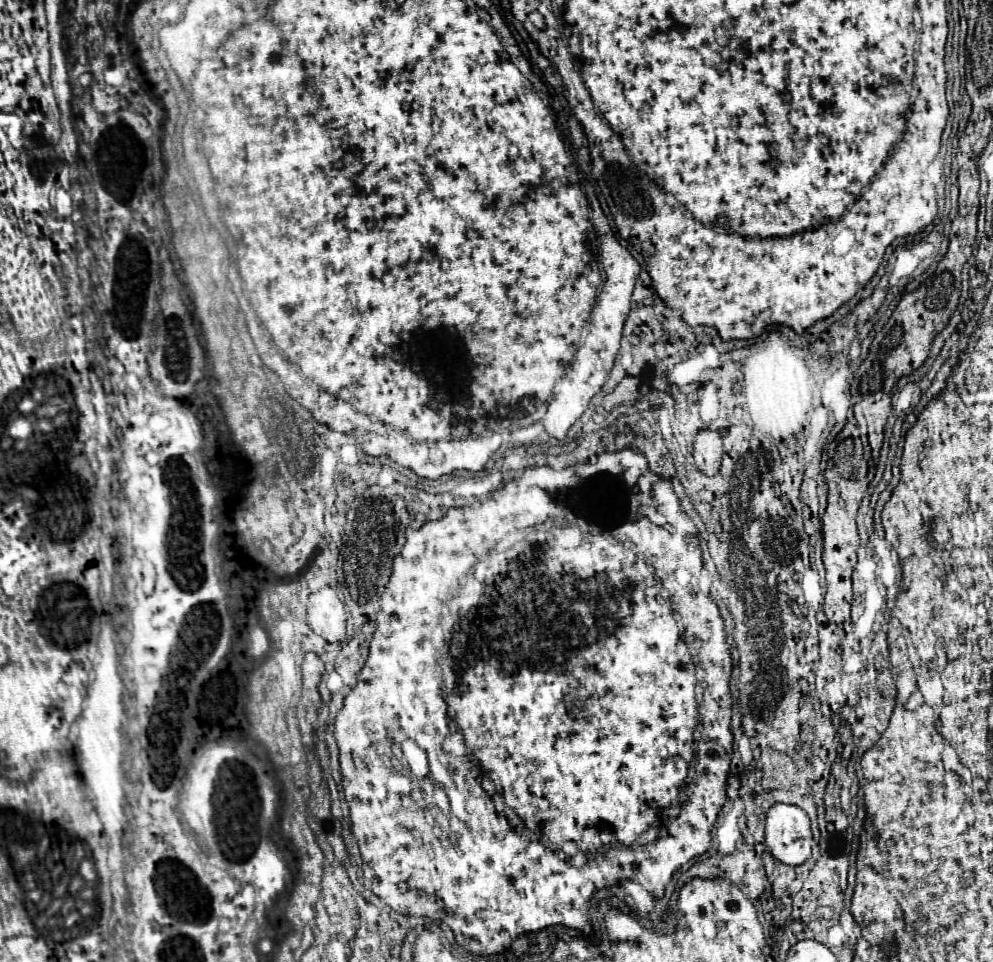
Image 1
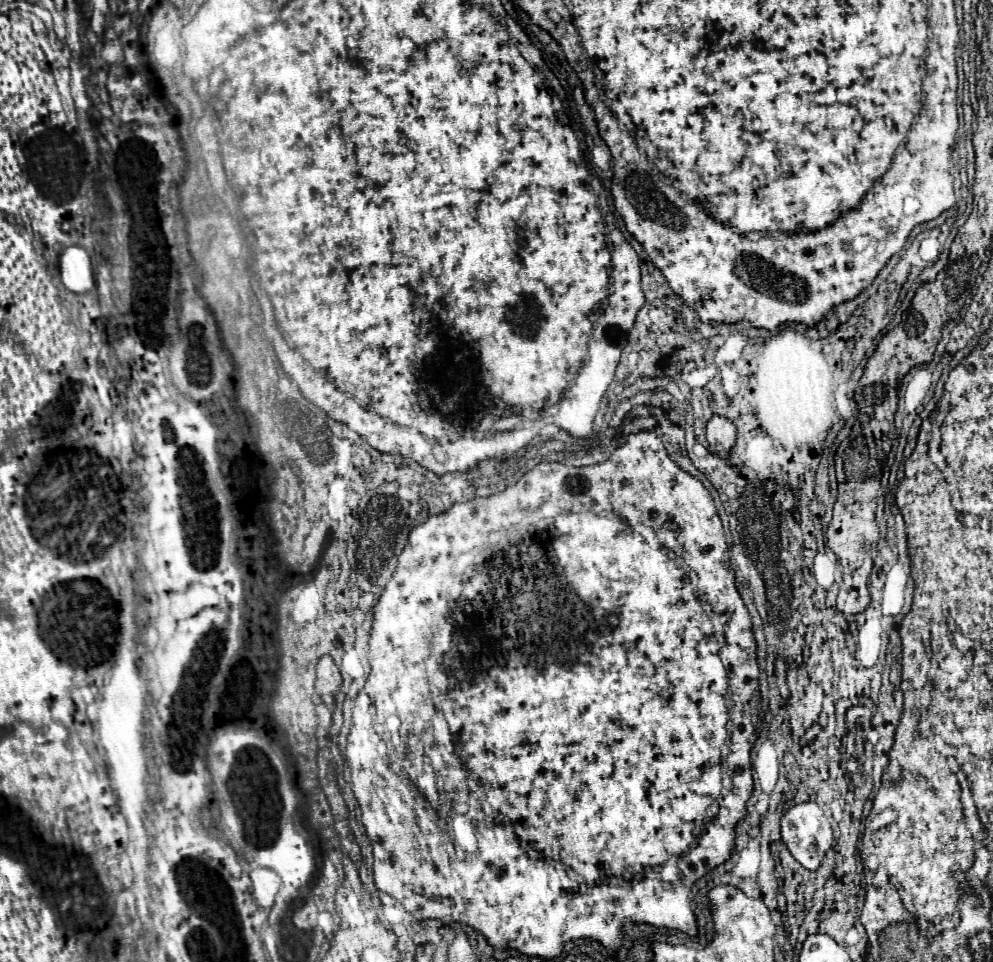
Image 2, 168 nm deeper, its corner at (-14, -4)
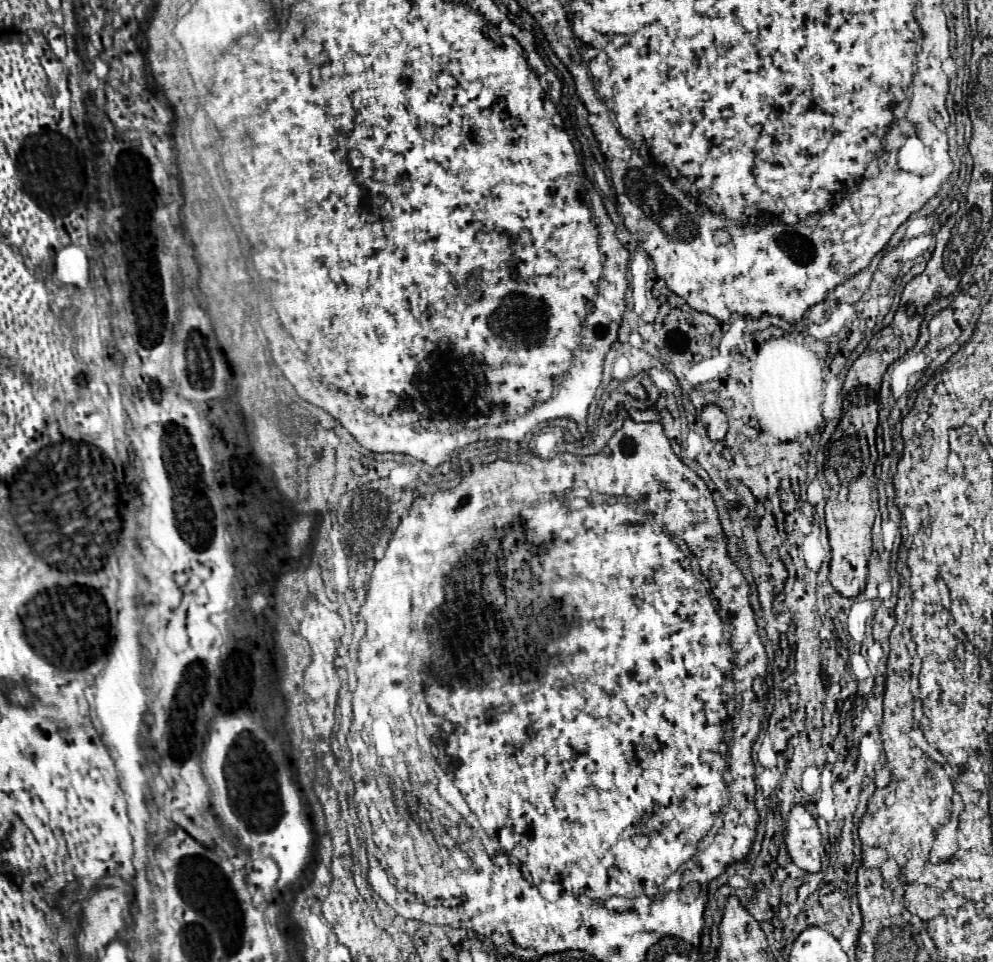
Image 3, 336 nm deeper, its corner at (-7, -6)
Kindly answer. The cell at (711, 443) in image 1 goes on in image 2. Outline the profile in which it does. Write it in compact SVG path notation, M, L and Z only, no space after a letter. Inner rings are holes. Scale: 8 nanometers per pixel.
M714 414L708 420L706 440L710 444L712 454L726 458L730 454L730 448L736 444L736 426L728 418Z

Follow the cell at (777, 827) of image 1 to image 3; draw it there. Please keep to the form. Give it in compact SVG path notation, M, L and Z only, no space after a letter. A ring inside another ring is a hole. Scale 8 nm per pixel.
M803 804L791 808L785 826L785 846L791 860L805 872L821 870L823 838L815 818L805 810Z

